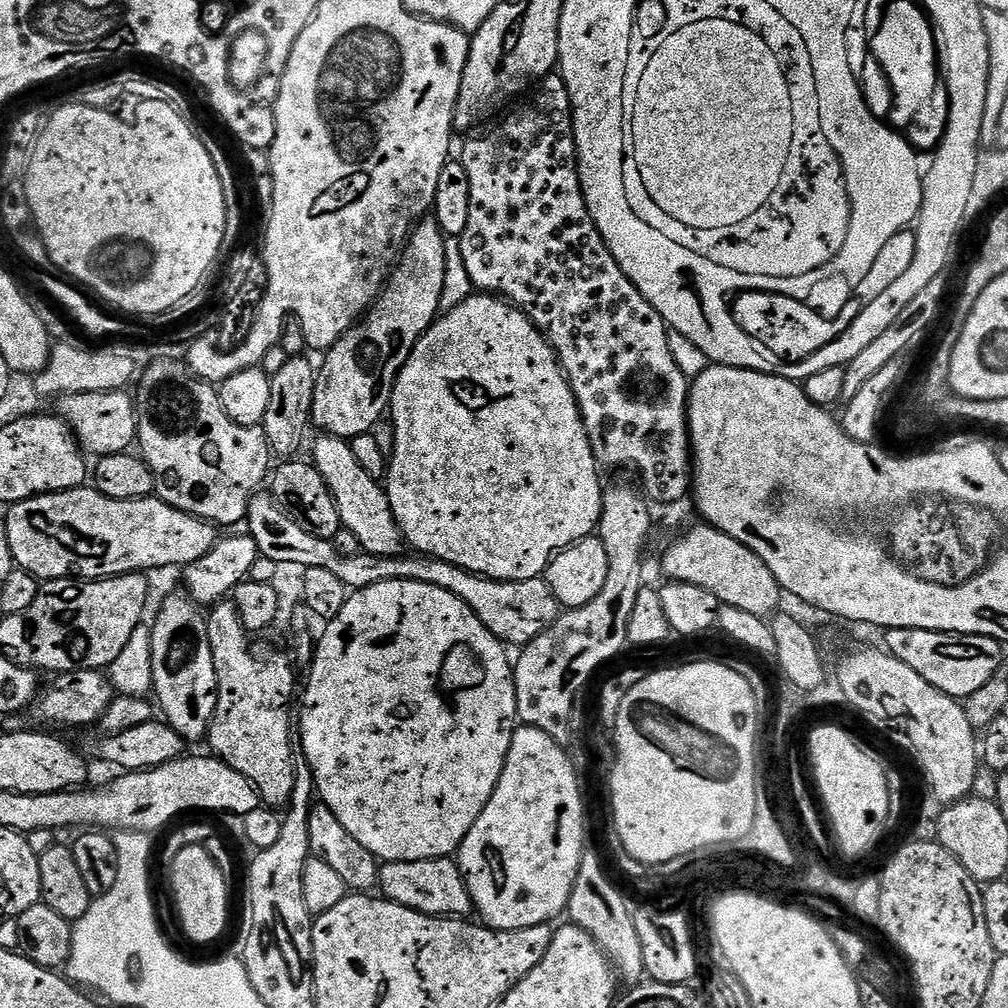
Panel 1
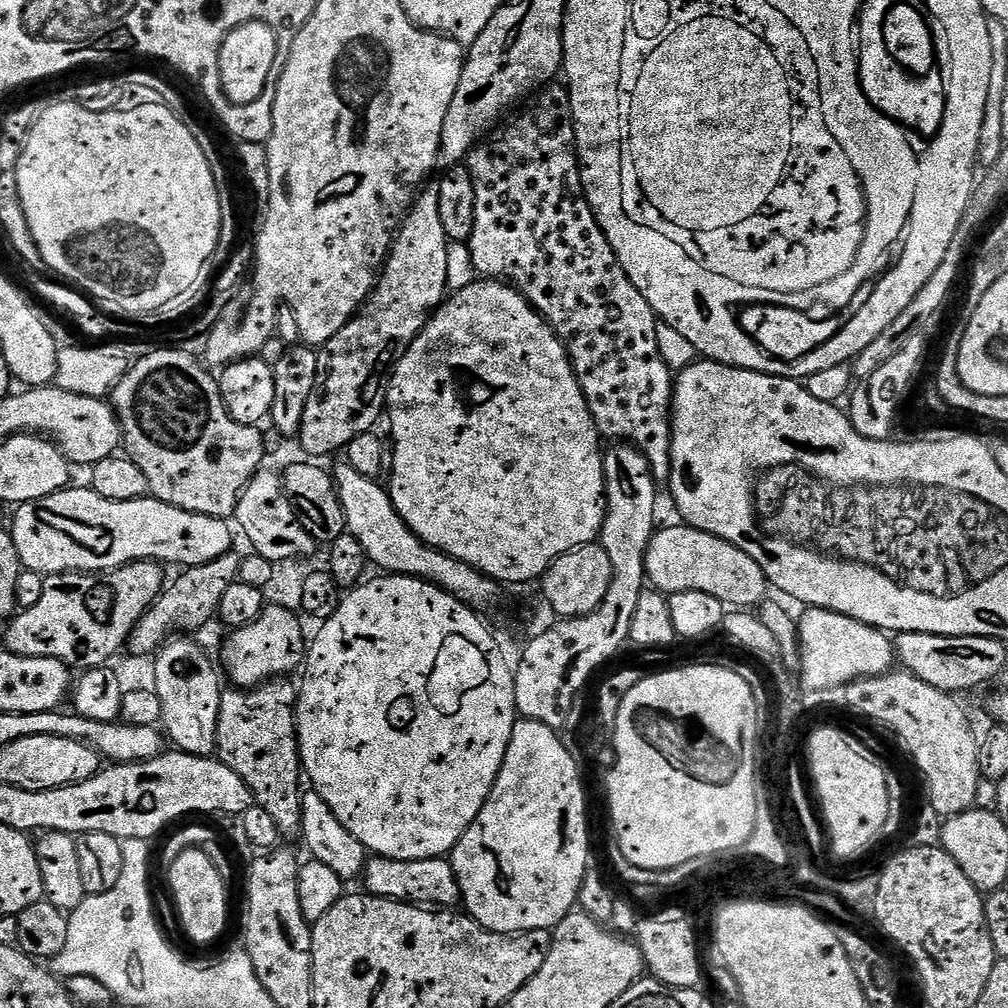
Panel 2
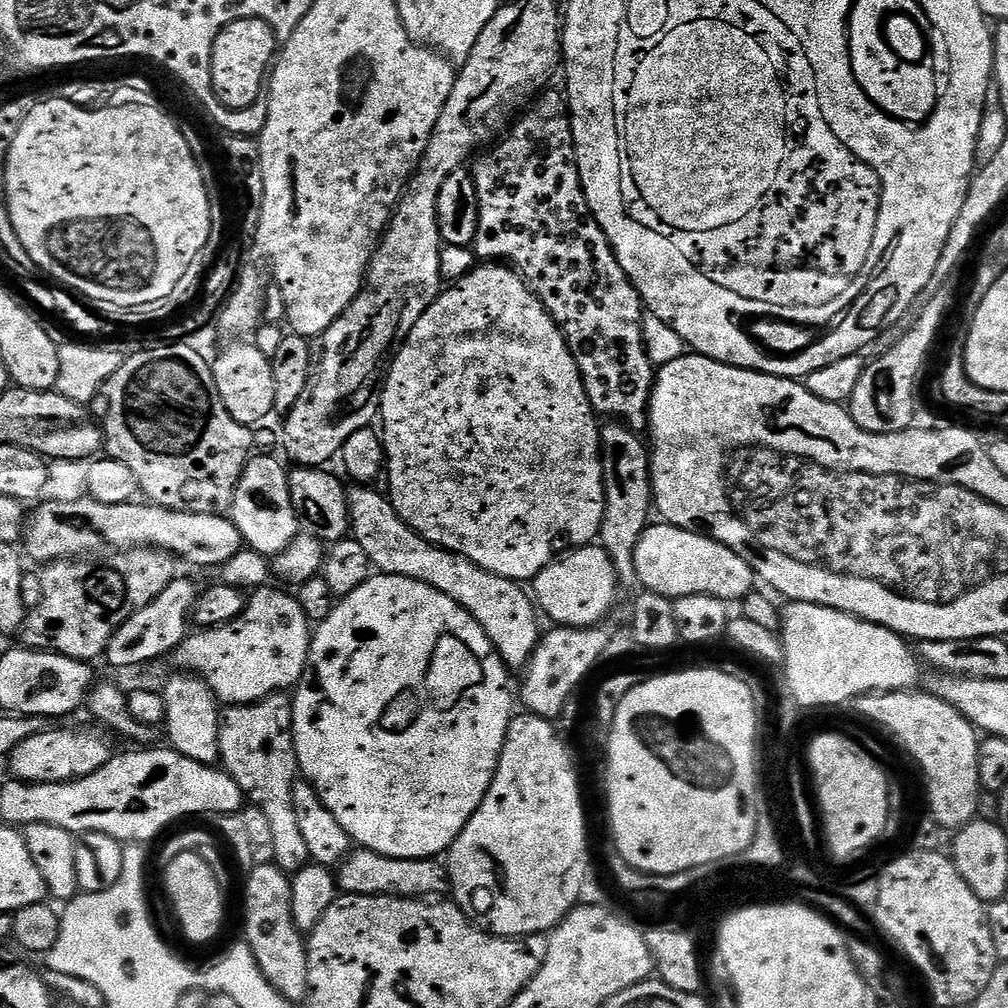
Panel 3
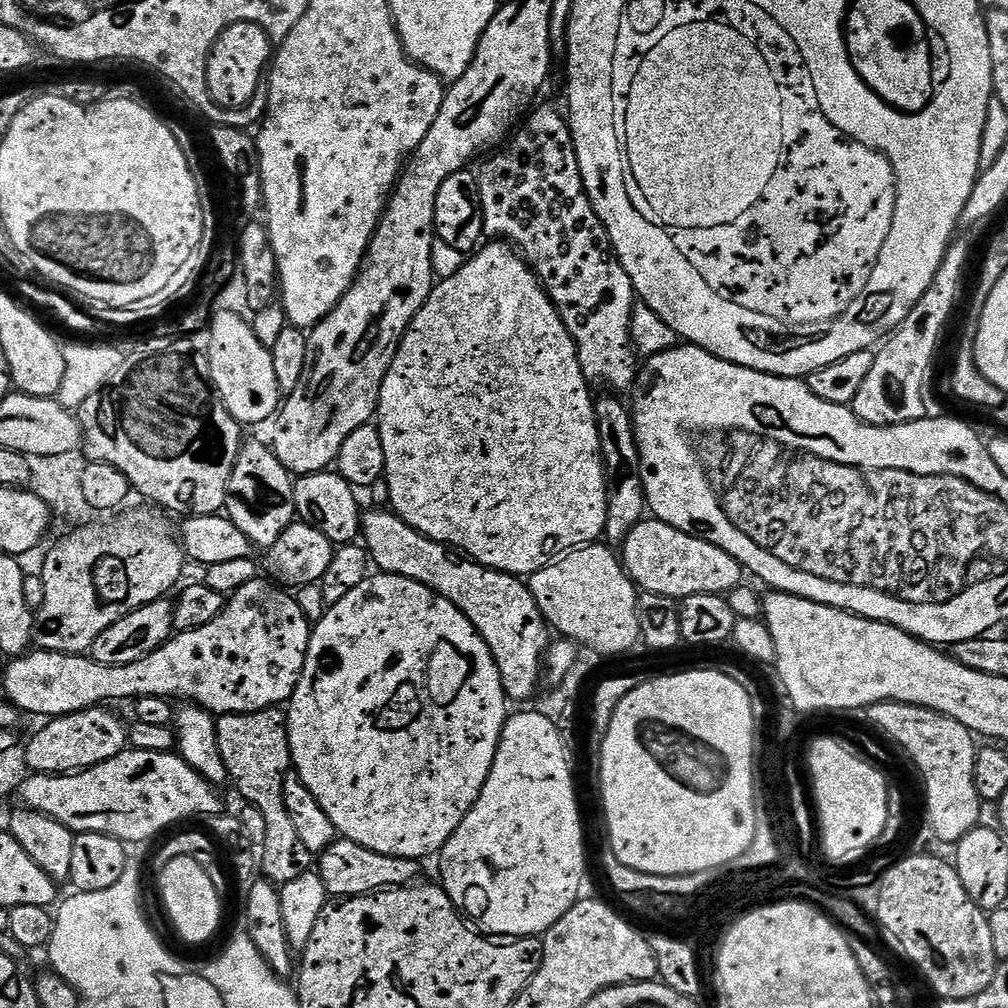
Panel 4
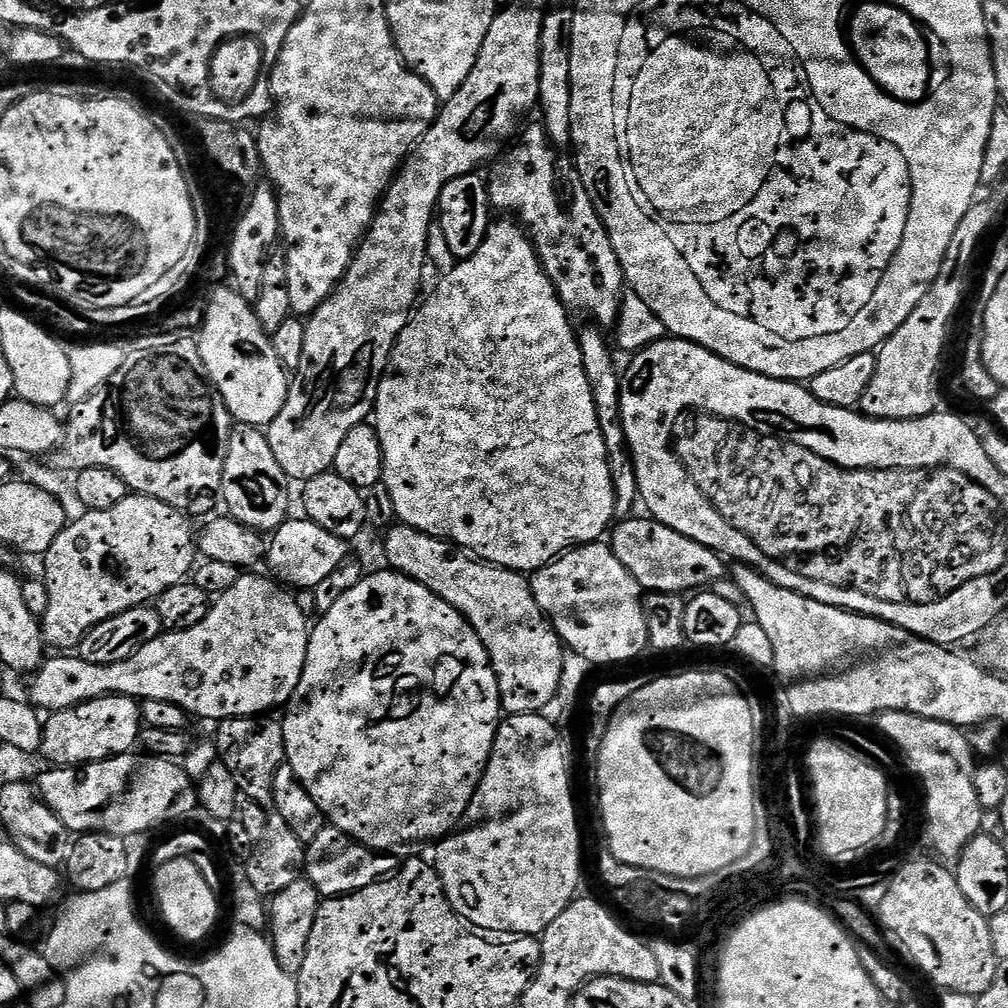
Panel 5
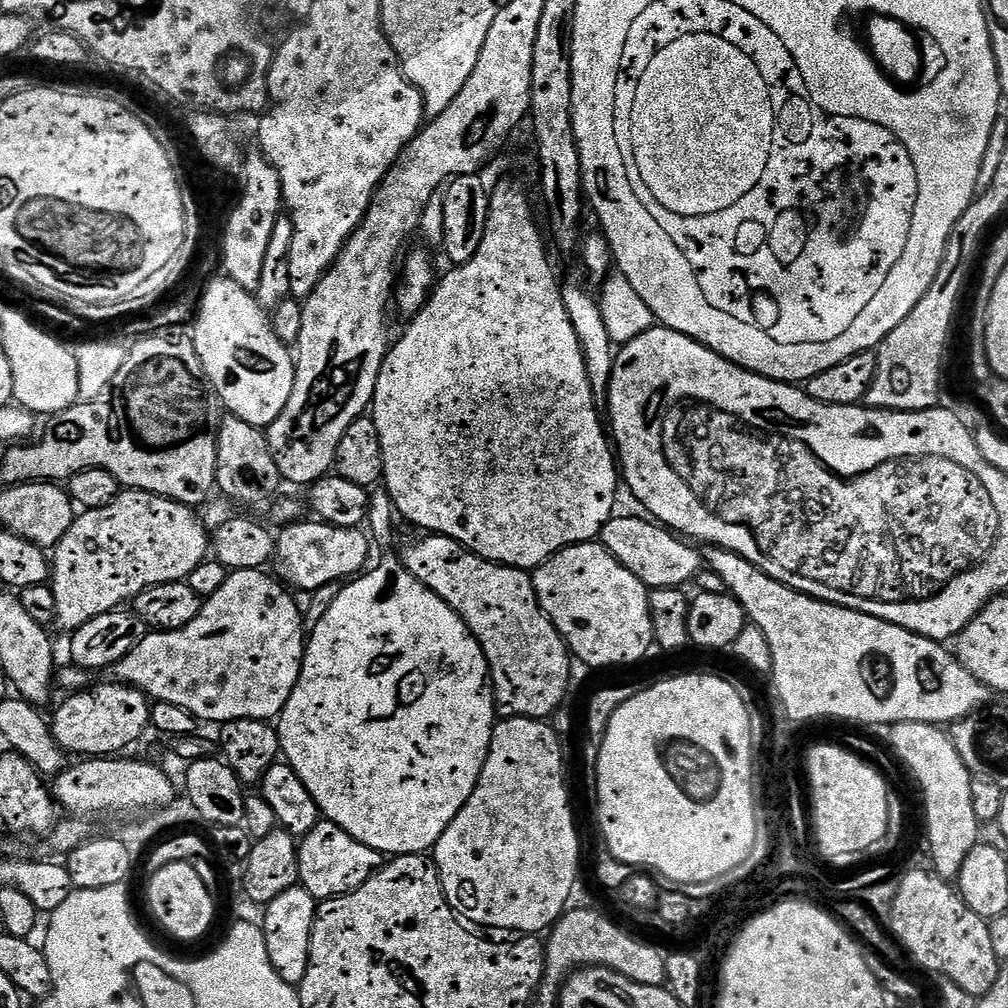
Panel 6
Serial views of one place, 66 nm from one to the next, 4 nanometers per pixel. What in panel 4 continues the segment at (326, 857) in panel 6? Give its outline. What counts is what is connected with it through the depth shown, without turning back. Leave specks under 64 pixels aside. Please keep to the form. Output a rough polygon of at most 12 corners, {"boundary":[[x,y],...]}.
{"boundary":[[336,839],[318,856],[332,898],[411,885],[419,860]]}

